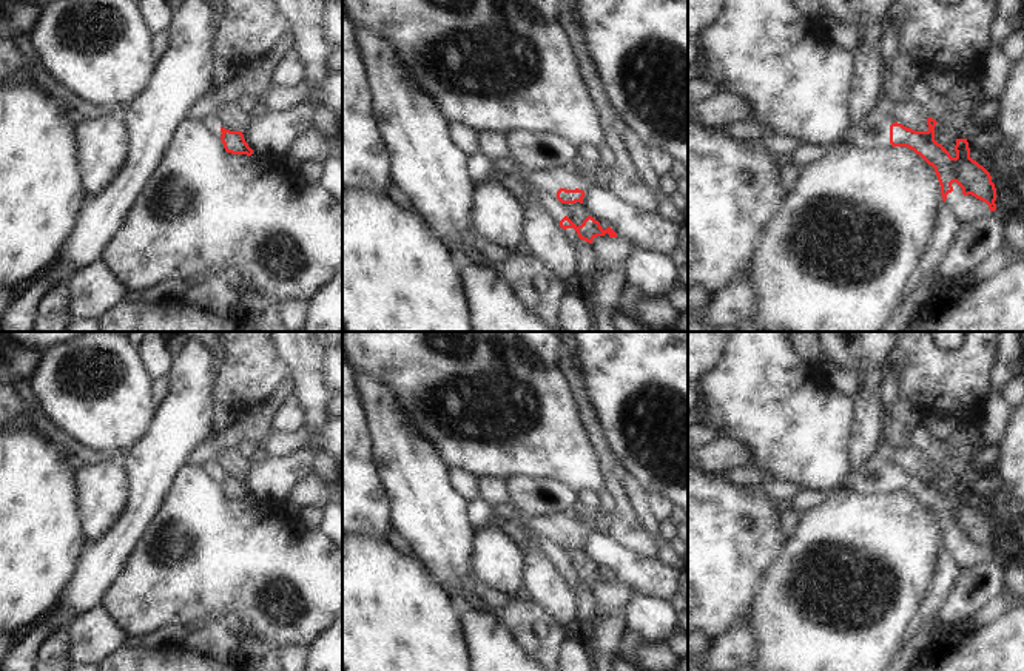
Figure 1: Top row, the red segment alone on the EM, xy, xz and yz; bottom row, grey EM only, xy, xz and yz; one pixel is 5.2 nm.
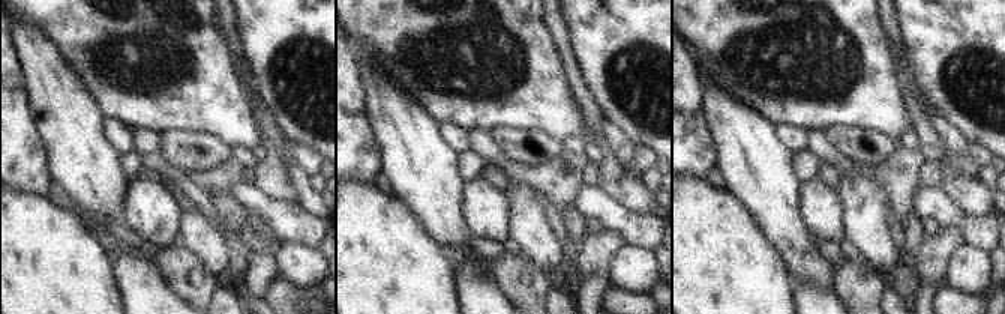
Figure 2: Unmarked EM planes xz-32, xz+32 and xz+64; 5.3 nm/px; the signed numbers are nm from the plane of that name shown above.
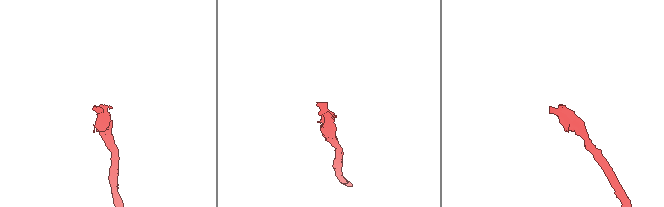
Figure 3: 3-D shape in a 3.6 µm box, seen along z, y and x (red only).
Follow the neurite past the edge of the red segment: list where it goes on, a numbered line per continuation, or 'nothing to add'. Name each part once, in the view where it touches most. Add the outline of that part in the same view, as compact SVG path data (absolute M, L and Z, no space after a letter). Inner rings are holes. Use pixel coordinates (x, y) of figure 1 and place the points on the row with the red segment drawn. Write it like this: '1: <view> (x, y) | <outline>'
1: yz (910, 114) | M898 96L894 99L898 120L915 131L928 131L927 119L928 110L913 102L908 96Z

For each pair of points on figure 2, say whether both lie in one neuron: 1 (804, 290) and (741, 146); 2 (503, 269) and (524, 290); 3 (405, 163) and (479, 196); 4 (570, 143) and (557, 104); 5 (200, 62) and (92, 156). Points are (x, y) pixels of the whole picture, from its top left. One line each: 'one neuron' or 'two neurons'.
1: two neurons
2: one neuron
3: two neurons
4: two neurons
5: two neurons

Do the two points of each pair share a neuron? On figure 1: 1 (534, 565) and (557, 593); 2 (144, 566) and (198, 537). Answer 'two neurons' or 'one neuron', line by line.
1: one neuron
2: one neuron

